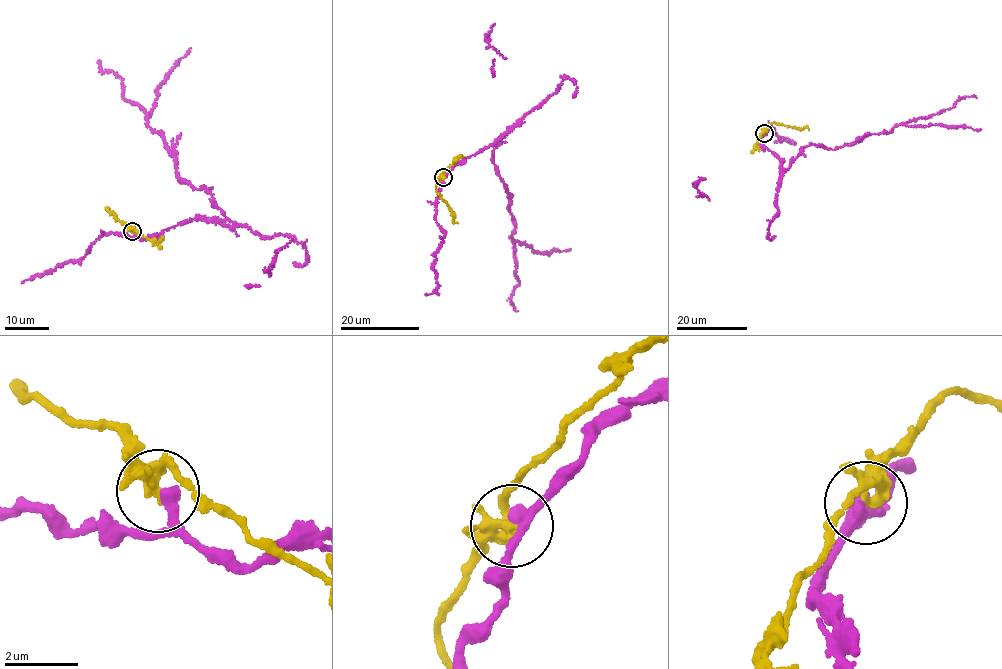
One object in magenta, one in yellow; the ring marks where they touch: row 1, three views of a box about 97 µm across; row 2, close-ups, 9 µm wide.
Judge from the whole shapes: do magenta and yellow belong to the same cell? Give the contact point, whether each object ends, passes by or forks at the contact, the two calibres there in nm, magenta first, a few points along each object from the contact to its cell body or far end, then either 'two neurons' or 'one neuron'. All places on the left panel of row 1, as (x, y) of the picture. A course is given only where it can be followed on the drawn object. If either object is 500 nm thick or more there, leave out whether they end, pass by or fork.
(132, 231) | magenta passes by | yellow forks | 240/220 nm | magenta via (133, 231), (143, 239), (197, 218), (235, 225), (211, 194), (179, 181), (162, 135), (99, 62) | yellow via (132, 230), (107, 209), (110, 209) | two neurons

